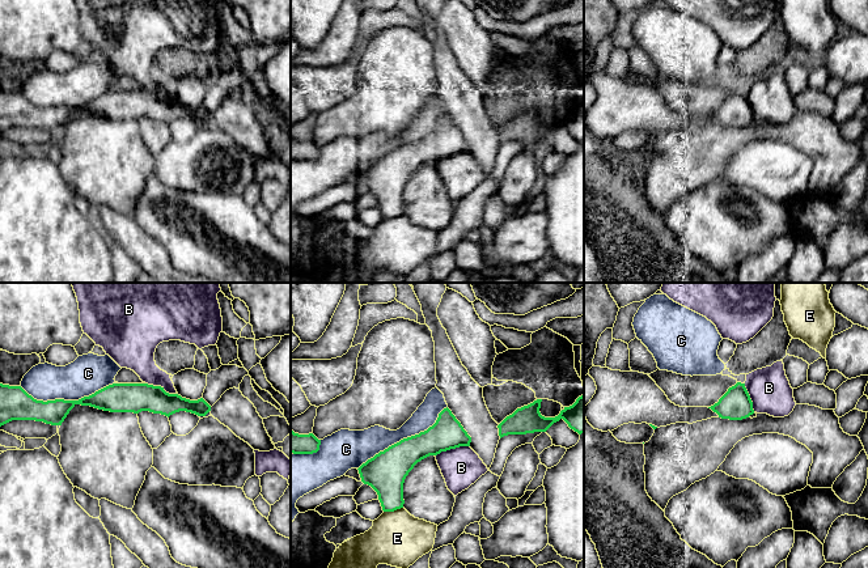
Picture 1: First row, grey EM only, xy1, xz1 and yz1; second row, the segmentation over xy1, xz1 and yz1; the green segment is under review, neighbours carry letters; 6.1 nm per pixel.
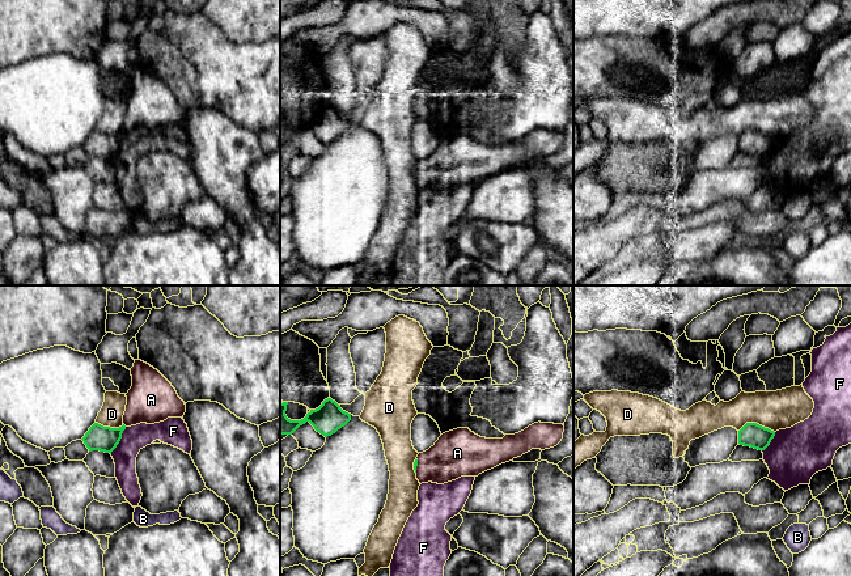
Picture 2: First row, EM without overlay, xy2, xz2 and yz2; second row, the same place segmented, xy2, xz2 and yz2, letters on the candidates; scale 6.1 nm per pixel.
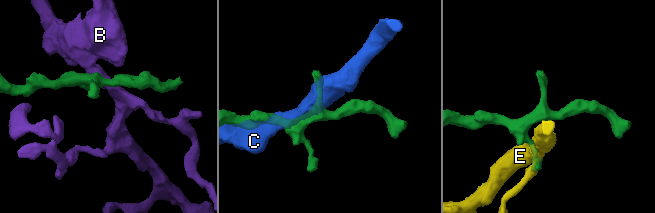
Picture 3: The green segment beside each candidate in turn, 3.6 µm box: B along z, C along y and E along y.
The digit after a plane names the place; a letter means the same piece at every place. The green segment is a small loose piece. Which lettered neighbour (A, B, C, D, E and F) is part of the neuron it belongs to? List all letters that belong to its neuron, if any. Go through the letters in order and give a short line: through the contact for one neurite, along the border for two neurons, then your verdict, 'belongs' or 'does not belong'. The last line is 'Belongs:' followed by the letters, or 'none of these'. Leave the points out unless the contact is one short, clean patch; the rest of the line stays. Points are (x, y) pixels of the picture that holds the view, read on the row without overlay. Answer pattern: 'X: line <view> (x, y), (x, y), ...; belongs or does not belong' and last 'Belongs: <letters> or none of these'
A: line xz2 (415, 170), (416, 172), (439, 172), (454, 161); belongs
B: line xz1 (469, 152), (441, 157), (435, 162); does not belong
C: does not belong
D: does not belong
E: line xz1 (402, 213), (384, 219); does not belong
F: line xy2 (126, 134), (119, 149), (110, 160); does not belong
Belongs: A

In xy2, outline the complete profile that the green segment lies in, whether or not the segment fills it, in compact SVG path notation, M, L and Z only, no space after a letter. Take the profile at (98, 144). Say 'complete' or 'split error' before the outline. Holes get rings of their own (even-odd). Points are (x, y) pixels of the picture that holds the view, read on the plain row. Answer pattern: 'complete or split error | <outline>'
split error | M137 65L131 75L131 82L132 93L126 101L123 132L110 135L94 130L81 145L89 158L100 157L111 161L127 134L140 130L154 131L168 124L183 124L185 109L157 76Z

